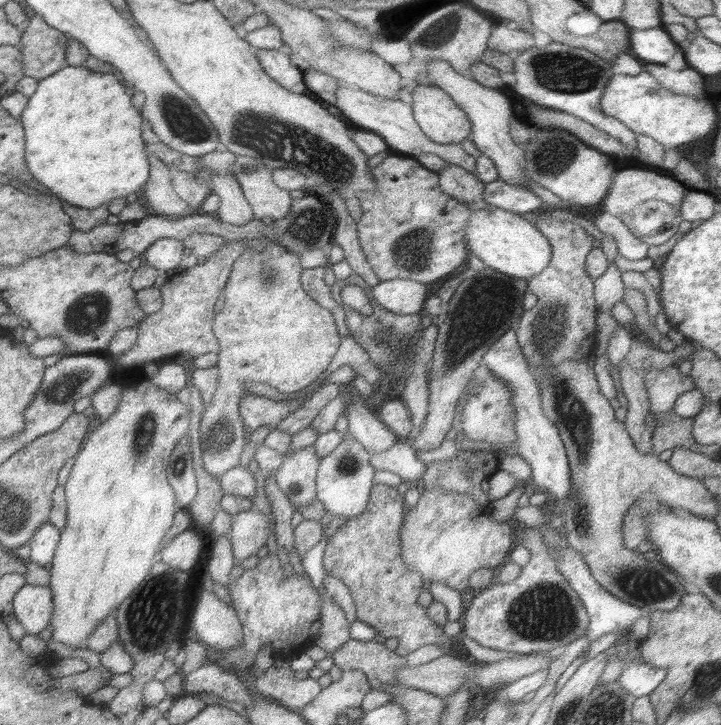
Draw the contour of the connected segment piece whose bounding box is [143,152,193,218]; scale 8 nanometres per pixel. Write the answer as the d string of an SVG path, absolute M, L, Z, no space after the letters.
M147 152L147 160L149 160L149 180L143 186L143 198L149 210L153 210L153 214L159 216L167 216L167 218L185 218L191 216L193 210L189 210L189 206L177 198L173 184L171 184L171 170L151 152Z

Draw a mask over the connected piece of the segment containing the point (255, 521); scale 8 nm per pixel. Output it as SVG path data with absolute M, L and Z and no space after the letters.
M255 508L235 514L229 532L233 560L243 562L249 556L255 556L261 550L261 546L267 546L267 536L269 536L269 522L265 514L261 514Z

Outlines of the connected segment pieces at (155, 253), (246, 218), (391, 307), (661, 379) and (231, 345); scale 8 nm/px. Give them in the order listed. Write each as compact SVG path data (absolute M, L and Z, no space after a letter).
M155 240L155 244L143 252L143 262L159 272L179 272L177 266L185 258L183 248L181 240Z
M207 174L211 182L211 190L219 198L219 208L215 212L215 218L225 224L237 224L245 226L253 220L253 210L245 202L245 194L239 186L239 182L231 174Z
M385 280L373 286L373 298L377 306L393 314L417 314L423 310L423 302L427 298L425 284L417 280Z
M677 364L665 370L655 370L655 368L649 370L645 376L645 386L649 392L651 414L659 414L659 416L667 414L683 392L695 390L693 380L689 376L683 376Z
M263 240L255 246L249 246L233 264L229 280L223 288L225 306L213 320L213 334L219 340L217 364L219 382L217 392L211 404L205 406L201 418L201 450L203 450L203 468L221 478L227 470L241 464L241 454L245 448L245 424L239 416L239 398L245 394L243 382L263 382L275 388L281 394L295 394L319 378L321 372L331 364L333 356L339 350L341 336L335 324L333 314L315 302L301 286L301 256L285 250L281 244Z

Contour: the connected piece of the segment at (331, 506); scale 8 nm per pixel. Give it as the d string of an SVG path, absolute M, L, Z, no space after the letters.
M347 432L341 444L331 454L323 456L319 462L321 464L317 470L317 500L323 502L327 512L333 516L347 516L349 520L359 516L369 502L371 488L375 486L375 468L369 464L369 452Z

